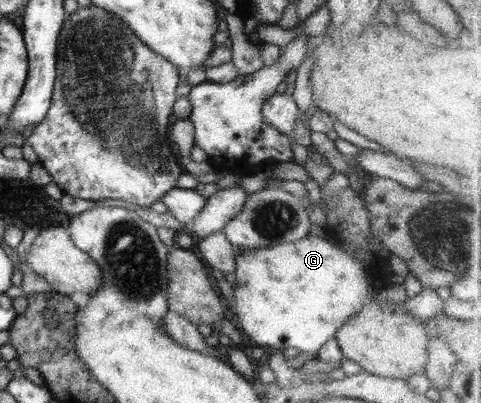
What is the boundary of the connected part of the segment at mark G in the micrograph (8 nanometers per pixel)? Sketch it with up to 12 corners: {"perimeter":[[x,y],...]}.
{"perimeter":[[330,236],[235,248],[241,331],[317,358],[368,300]]}

